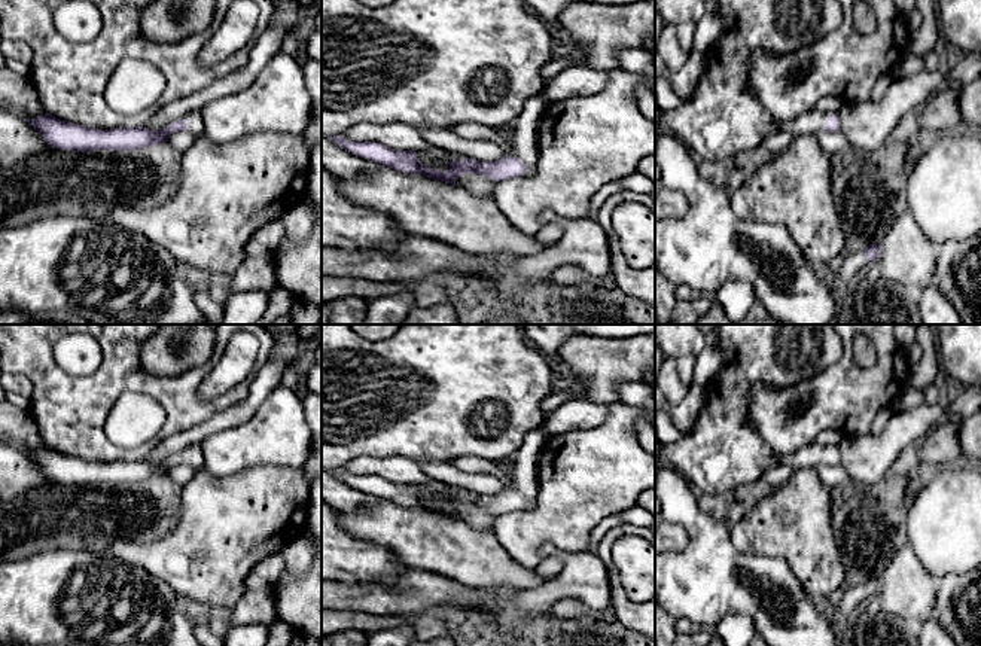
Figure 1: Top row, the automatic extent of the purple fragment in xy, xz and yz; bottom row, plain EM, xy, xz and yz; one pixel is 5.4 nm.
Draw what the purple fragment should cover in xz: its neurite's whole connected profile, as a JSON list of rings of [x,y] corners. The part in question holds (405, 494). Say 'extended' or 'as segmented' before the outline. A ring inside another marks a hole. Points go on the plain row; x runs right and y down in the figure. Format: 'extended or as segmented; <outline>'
extended; [[[539,427],[524,435],[523,444],[515,455],[514,470],[511,472],[514,482],[512,490],[503,490],[494,496],[472,491],[463,496],[453,493],[448,505],[438,505],[423,499],[412,484],[393,484],[375,475],[350,475],[339,467],[330,470],[330,473],[356,490],[394,502],[403,508],[421,508],[453,518],[461,508],[482,508],[493,515],[500,515],[518,511],[523,512],[537,506],[539,455],[543,445],[545,438]]]

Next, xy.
extended; [[[191,444],[159,464],[143,460],[92,463],[64,455],[49,447],[37,450],[36,452],[25,452],[25,455],[34,460],[42,472],[52,481],[71,485],[141,482],[165,476],[176,464],[188,464],[196,470],[204,467],[201,444]]]

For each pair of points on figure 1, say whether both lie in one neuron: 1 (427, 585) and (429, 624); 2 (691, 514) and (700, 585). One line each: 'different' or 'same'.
1: different
2: same

